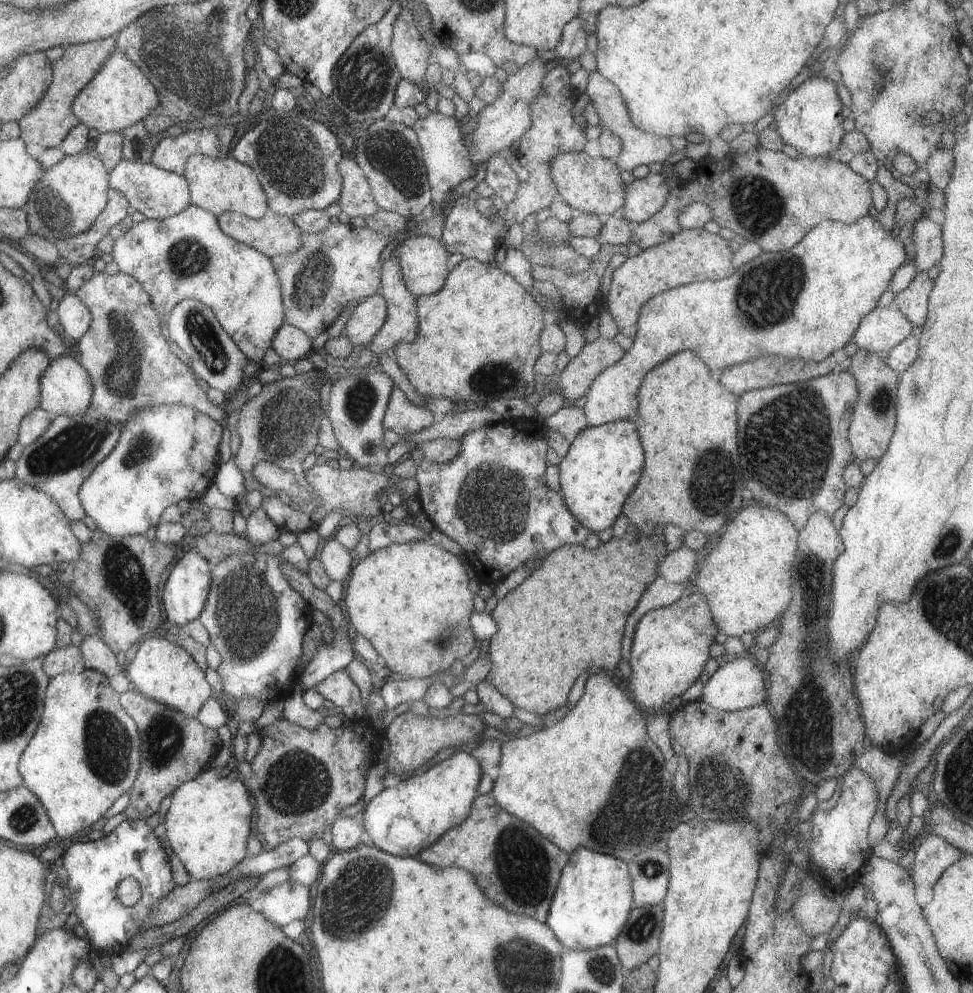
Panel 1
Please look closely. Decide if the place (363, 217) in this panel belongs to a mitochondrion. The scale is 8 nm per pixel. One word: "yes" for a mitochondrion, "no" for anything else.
no

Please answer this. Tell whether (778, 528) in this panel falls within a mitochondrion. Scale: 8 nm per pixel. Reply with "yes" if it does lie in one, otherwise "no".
no

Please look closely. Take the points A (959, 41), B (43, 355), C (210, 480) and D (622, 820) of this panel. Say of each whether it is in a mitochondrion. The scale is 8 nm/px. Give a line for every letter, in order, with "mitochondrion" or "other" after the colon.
A: other
B: other
C: other
D: mitochondrion

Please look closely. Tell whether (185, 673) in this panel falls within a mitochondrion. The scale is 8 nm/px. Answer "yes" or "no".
no

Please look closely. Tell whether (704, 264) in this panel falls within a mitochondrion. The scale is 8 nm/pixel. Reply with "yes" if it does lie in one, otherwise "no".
no

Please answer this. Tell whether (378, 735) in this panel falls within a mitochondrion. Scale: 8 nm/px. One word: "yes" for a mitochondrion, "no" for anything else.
no

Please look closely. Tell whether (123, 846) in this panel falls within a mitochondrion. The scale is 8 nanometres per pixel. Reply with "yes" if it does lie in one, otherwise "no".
no

